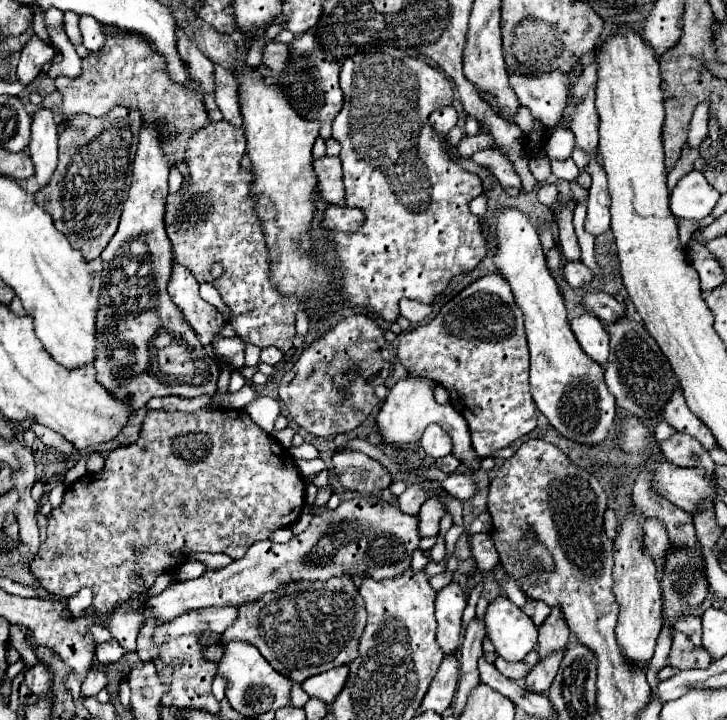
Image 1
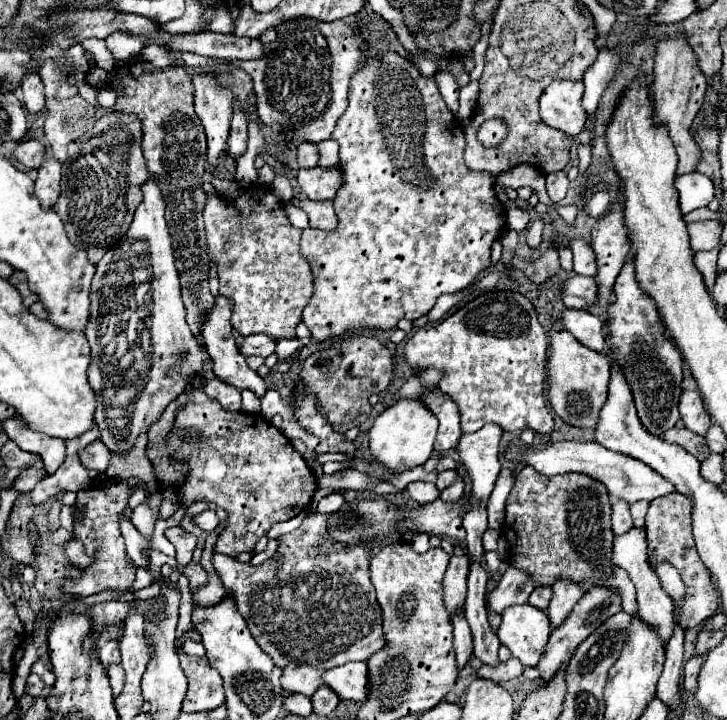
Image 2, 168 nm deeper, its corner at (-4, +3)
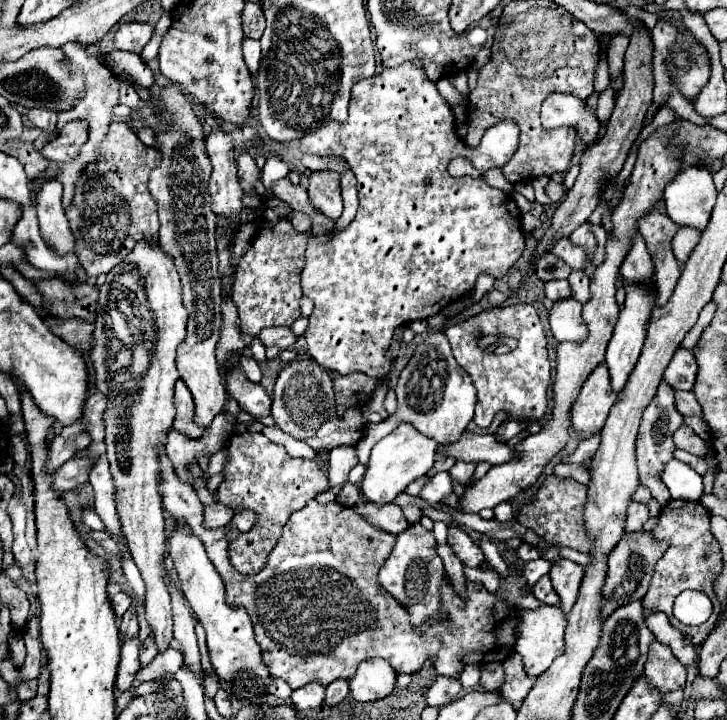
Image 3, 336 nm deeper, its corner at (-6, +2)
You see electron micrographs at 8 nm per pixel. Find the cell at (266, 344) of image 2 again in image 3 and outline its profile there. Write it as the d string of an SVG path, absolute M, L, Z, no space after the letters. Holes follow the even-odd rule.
M268 328L268 330L262 330L256 338L258 338L266 348L276 346L276 348L280 348L280 350L286 350L286 348L290 348L290 346L296 342L296 338L294 338L294 334L292 334L290 328Z

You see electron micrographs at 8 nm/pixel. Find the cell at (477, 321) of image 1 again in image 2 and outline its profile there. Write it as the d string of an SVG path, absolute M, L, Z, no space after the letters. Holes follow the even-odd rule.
M490 291L476 297L430 331L416 331L406 341L404 355L414 373L430 367L446 373L440 381L440 389L458 403L462 413L462 433L474 433L486 423L496 423L504 431L522 431L528 427L536 433L550 433L554 429L554 417L544 397L548 339L538 323L534 305L522 293Z

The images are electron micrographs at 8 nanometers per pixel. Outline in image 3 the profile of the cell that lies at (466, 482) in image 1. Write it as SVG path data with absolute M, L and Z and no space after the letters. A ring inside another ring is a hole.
M438 472L434 478L430 478L430 482L422 488L420 498L424 498L430 504L436 504L440 500L444 500L446 496L452 494L452 478L448 472Z

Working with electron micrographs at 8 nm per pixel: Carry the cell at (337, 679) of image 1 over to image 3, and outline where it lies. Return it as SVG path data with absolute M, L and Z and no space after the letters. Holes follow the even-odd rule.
M368 658L360 662L352 680L348 680L350 696L358 702L380 700L394 690L396 672L382 658Z

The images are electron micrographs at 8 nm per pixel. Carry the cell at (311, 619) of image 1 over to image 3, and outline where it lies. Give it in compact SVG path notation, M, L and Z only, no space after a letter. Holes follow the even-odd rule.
M164 452L160 458L164 508L178 526L188 528L204 542L210 562L226 584L228 604L242 604L246 608L270 674L286 680L292 690L310 682L328 686L338 678L348 680L362 660L376 656L388 660L396 672L408 674L418 672L428 658L434 658L436 672L446 676L458 676L472 662L504 662L514 650L516 616L526 608L540 606L532 594L522 594L524 580L512 570L508 580L502 578L496 594L488 594L484 586L468 582L466 604L444 582L442 606L450 622L432 622L422 632L414 630L406 610L390 594L384 594L376 578L378 568L394 548L394 536L372 526L354 506L342 506L338 502L322 506L310 500L284 524L280 542L274 546L262 574L240 574L228 560L226 533L232 529L240 533L252 529L256 514L243 510L225 528L206 528L202 516L204 504L198 500L194 488L174 476Z

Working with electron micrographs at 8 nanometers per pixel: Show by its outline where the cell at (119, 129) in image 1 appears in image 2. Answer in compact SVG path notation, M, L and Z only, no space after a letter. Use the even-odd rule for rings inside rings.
M120 115L118 121L100 117L88 141L78 139L70 143L70 161L62 167L62 193L54 211L62 217L70 241L88 253L92 265L98 265L104 253L126 237L134 211L142 201L140 187L150 173L146 171L140 143L140 121L130 115Z

